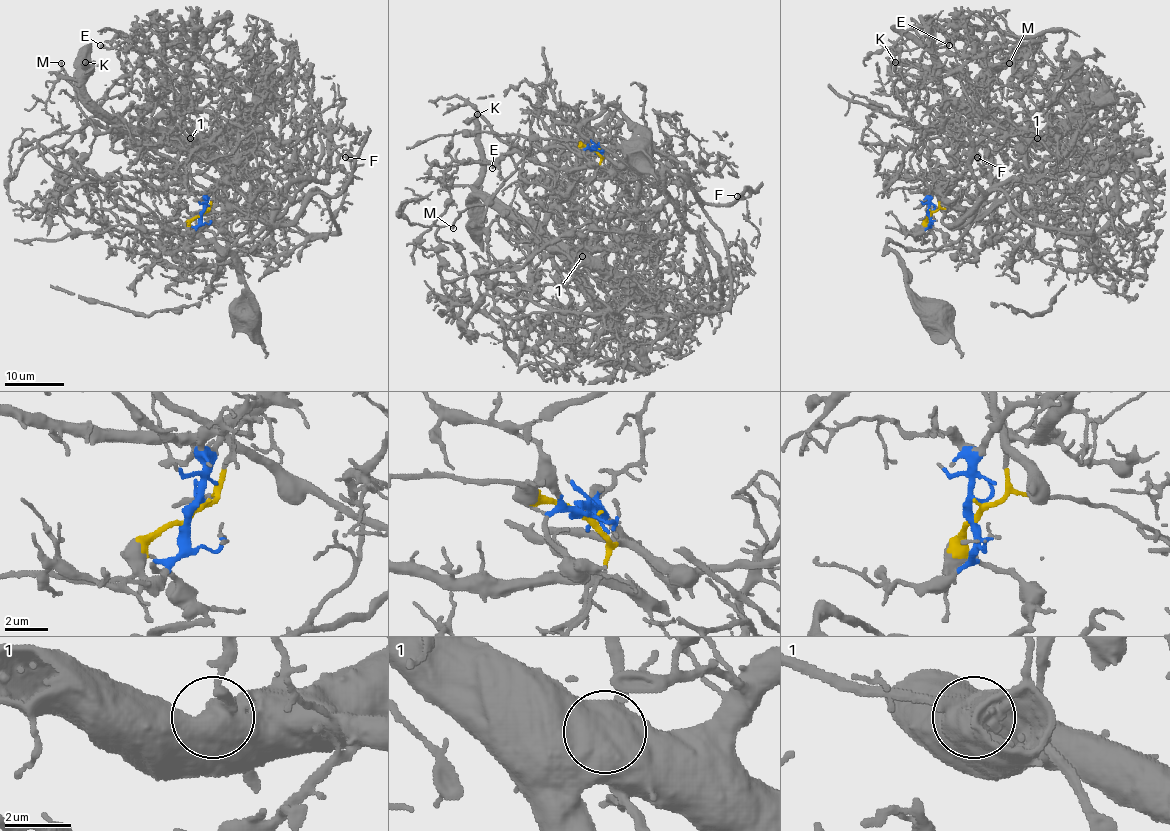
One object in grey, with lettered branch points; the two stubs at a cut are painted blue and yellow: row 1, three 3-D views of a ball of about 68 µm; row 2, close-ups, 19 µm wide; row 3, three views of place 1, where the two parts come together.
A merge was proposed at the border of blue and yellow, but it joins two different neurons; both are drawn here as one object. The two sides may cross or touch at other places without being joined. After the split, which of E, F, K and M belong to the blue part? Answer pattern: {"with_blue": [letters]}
{"with_blue": ["E", "K"]}

